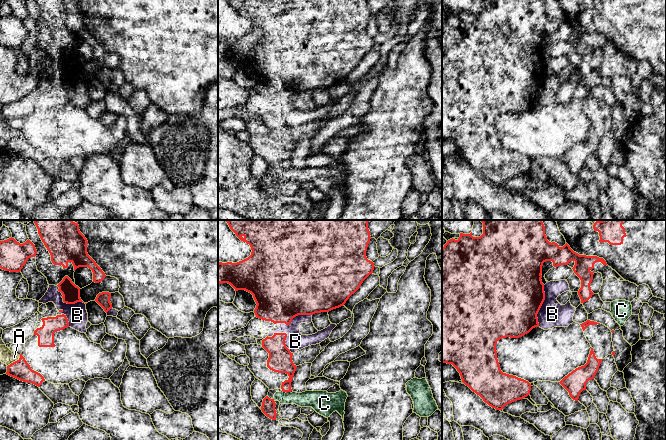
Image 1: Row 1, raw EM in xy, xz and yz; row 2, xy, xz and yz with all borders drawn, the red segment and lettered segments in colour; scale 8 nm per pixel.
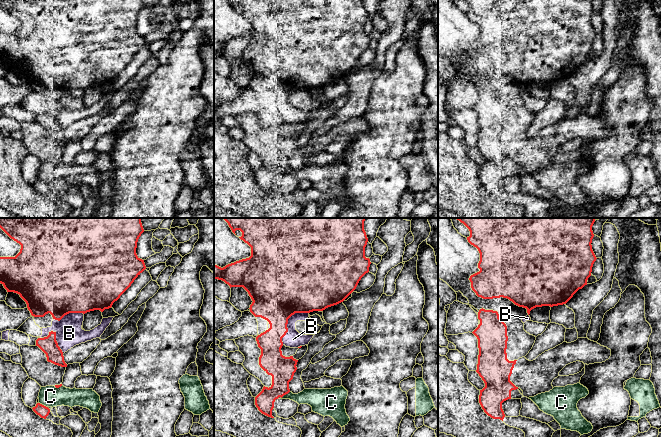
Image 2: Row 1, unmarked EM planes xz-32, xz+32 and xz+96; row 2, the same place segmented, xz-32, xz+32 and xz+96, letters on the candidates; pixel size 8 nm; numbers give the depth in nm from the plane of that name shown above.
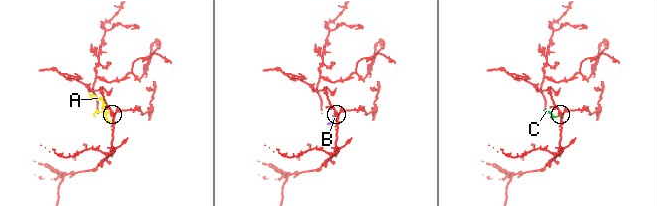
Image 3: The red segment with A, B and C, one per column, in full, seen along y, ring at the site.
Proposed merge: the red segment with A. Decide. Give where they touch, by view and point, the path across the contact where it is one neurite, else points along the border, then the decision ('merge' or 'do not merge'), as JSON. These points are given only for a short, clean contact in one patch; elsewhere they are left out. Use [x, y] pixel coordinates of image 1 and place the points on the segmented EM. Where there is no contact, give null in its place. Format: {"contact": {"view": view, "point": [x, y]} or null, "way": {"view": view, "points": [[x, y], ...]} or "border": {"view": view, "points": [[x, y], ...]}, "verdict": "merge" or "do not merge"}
{"contact": {"view": "xy", "point": [15, 361]}, "border": {"view": "xy", "points": [[20, 355], [7, 366]]}, "verdict": "do not merge"}

